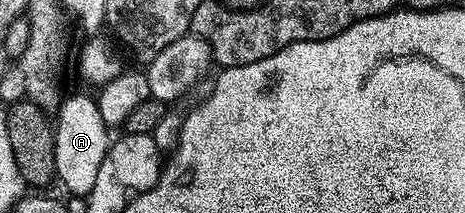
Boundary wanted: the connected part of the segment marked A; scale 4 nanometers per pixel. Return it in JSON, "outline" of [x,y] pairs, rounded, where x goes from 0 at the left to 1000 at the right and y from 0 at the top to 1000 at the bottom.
{"outline":[[[204,460],[146,465],[131,479],[120,559],[116,549],[116,756],[120,761],[120,840],[140,878],[148,920],[187,920],[209,845],[213,779],[228,737],[237,676],[237,606],[211,531]]]}

